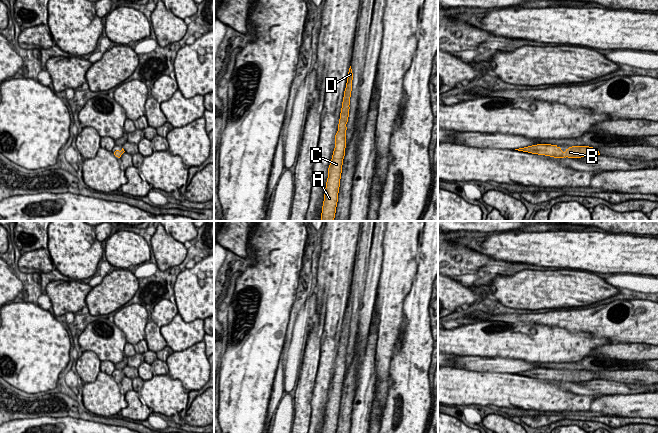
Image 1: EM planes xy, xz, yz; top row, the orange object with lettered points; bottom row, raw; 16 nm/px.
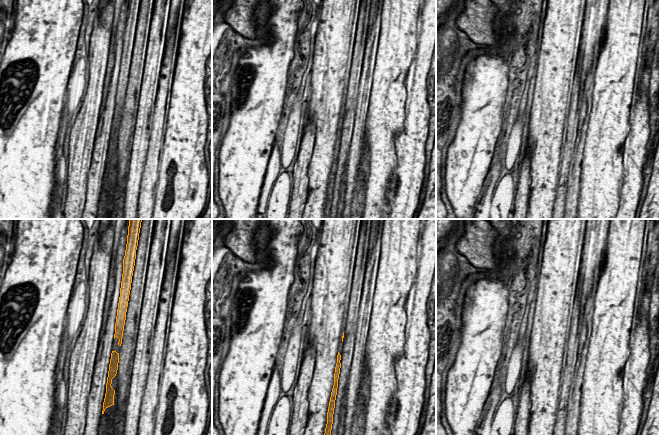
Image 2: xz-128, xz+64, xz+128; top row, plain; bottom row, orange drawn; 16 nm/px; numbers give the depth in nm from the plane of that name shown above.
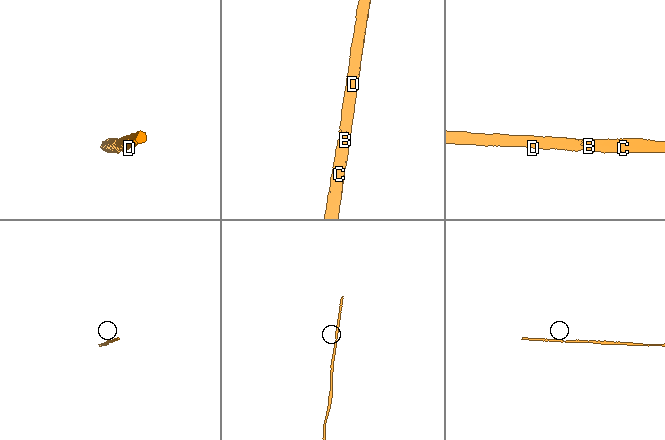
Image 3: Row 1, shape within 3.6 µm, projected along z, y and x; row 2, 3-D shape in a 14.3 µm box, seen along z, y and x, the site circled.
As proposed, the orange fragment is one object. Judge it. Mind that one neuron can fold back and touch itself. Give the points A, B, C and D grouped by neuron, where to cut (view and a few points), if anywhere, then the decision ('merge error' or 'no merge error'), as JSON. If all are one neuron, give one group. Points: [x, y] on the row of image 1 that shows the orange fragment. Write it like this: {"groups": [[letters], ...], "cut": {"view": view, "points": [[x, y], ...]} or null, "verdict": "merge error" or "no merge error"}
{"groups": [["A", "B", "C", "D"]], "cut": null, "verdict": "no merge error"}

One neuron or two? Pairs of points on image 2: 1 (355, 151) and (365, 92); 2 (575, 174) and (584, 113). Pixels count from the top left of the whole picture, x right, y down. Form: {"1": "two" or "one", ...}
{"1": "one", "2": "one"}

